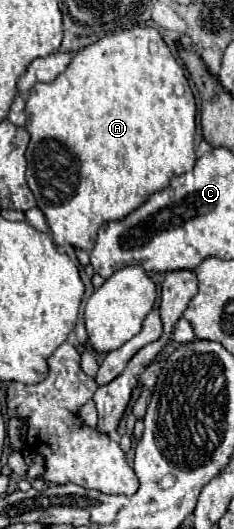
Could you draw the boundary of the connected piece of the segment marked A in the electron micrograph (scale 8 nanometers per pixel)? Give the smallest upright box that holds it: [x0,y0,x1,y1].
[27,26,195,250]

